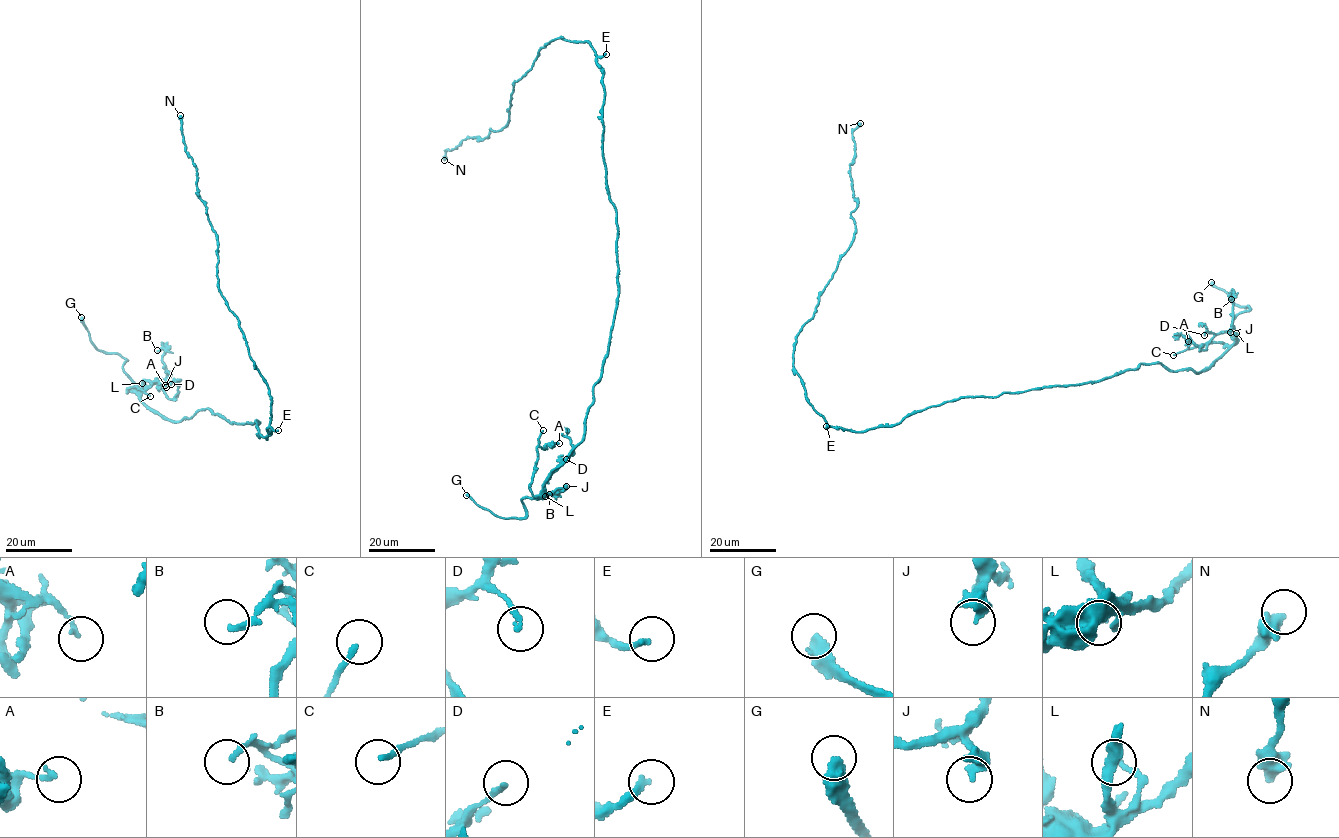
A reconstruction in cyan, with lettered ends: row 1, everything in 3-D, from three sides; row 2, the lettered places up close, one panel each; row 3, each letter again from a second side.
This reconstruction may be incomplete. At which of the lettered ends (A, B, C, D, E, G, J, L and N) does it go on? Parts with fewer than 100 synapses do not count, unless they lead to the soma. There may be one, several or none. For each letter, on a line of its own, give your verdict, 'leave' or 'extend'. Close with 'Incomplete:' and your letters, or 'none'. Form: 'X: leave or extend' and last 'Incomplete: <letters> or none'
A: leave
B: leave
C: leave
D: leave
E: extend
G: extend
J: leave
L: leave
N: leave
Incomplete: E, G

